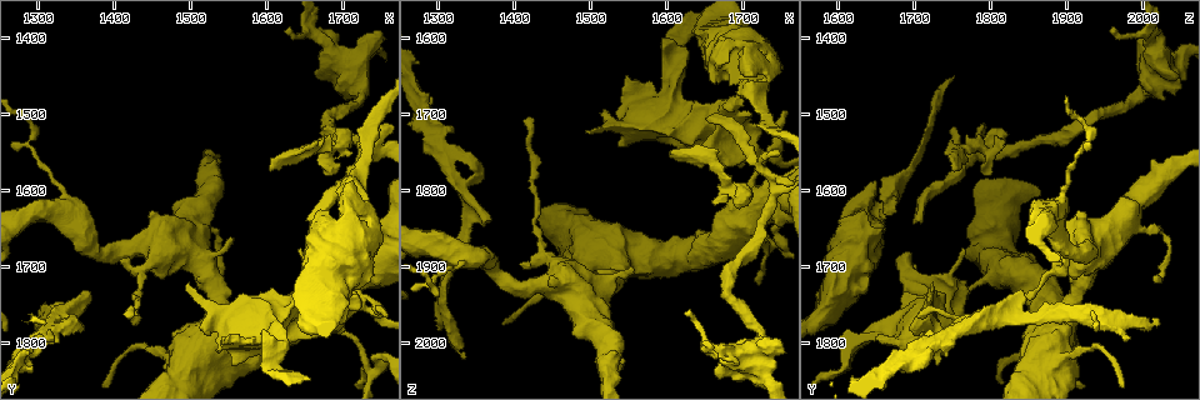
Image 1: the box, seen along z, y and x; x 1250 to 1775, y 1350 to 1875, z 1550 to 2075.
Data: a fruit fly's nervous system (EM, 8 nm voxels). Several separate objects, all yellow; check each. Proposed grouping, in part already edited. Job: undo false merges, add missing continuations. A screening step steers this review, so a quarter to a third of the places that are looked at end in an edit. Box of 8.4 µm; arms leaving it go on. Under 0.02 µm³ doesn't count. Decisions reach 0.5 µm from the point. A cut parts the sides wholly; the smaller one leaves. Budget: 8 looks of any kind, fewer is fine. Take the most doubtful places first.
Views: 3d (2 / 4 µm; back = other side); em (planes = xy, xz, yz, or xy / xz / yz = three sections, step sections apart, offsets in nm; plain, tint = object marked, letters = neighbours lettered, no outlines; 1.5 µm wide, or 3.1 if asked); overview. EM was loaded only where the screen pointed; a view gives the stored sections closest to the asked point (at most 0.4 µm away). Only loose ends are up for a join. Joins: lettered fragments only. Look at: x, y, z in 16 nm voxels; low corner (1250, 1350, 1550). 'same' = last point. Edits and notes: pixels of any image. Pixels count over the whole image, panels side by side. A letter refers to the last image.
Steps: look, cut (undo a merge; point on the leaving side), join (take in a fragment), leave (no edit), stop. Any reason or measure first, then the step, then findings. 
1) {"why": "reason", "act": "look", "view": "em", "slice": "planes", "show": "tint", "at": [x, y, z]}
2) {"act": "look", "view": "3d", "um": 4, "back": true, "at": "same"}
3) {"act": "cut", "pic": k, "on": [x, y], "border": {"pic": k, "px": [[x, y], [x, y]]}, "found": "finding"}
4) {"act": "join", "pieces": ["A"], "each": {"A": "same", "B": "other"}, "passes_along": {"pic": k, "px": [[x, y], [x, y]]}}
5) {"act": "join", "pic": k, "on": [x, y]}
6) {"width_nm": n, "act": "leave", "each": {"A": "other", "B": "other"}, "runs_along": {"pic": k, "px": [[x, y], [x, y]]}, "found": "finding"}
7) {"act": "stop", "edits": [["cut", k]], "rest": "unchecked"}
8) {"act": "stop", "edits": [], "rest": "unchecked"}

{"why": "an open end", "act": "look", "view": "em", "slice": "xy", "step": 4, "show": "tint", "at": [1610, 1575, 1750]}

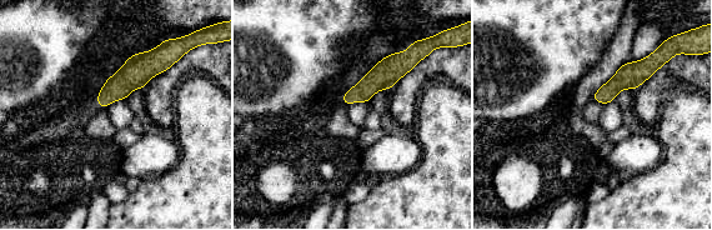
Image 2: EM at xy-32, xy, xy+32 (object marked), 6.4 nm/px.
{"act": "look", "view": "em", "slice": "xz", "step": 8, "show": "letters", "at": "same"}

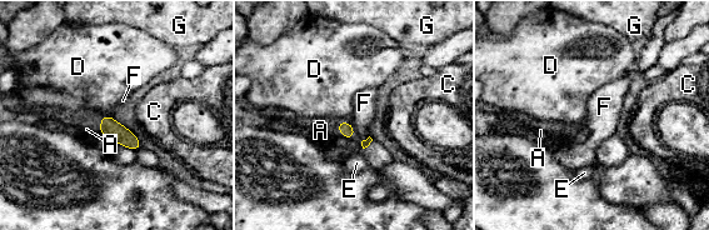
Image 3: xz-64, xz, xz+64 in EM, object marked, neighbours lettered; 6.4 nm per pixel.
{"act": "join", "pic": 3, "on": [320, 130], "each": {"A": "same", "C": "other", "D": "other", "E": "other", "F": "other", "G": "other"}, "passes_along": {"pic": 3, "px": [[344, 129], [338, 130], [320, 130]]}, "found": "the cell continues"}

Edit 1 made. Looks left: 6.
{"why": "thick end", "act": "look", "view": "3d", "um": 4, "at": [1575, 1800, 1660]}

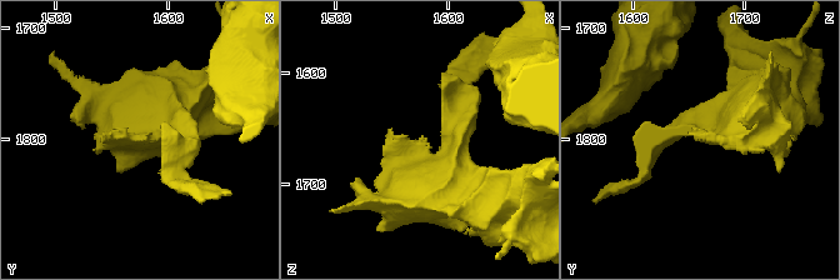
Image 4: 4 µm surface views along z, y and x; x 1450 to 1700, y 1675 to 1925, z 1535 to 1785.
{"act": "look", "view": "em", "slice": "planes", "show": "letters", "at": "same"}

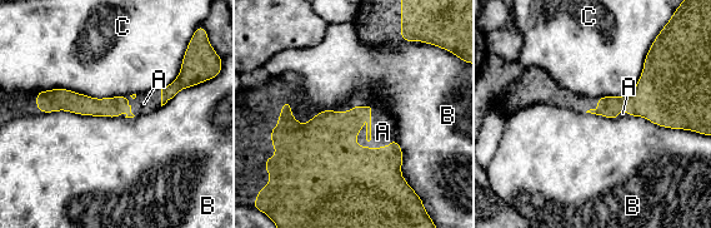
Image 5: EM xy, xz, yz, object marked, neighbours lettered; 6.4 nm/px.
{"act": "join", "pic": 5, "on": [382, 132], "each": {"A": "same", "B": "other", "C": "other"}, "found": "it goes on there"}

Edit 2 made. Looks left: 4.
{"why": "closes a loop", "act": "look", "view": "em", "slice": "xz", "step": 8, "show": "tint", "at": [1735, 1610, 1660]}

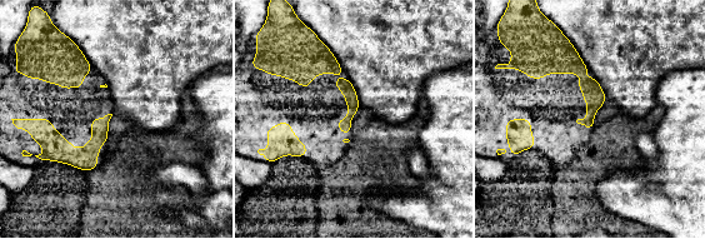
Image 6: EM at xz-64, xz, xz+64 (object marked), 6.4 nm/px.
{"why": "another direction", "act": "look", "view": "em", "slice": "xy", "step": 4, "show": "tint", "at": "same"}

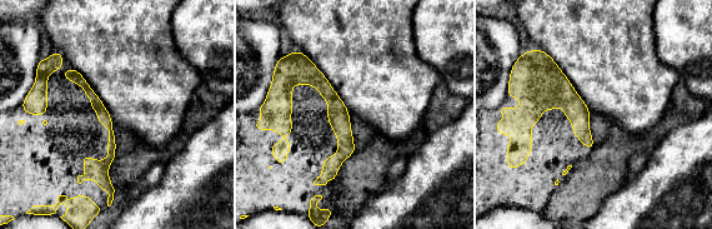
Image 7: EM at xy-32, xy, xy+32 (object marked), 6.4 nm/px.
{"act": "look", "view": "em", "slice": "xy", "step": 4, "show": "letters", "at": "same"}

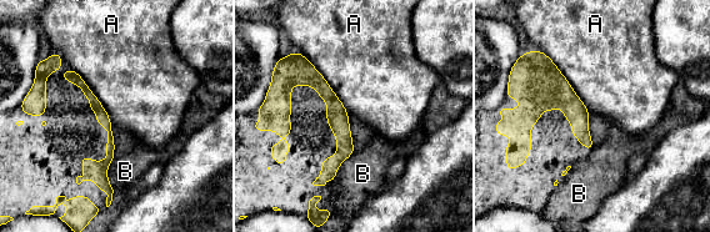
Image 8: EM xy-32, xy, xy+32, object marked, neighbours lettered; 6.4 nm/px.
{"act": "leave", "each": {"A": "other", "B": "other"}, "border": {"pic": 8, "px": [[299, 51], [324, 77], [350, 115]]}, "found": "all the same cell"}

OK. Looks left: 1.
{"why": "branch stops here", "act": "look", "view": "em", "slice": "yz", "step": 4, "show": "letters", "at": [1305, 1800, 1980]}

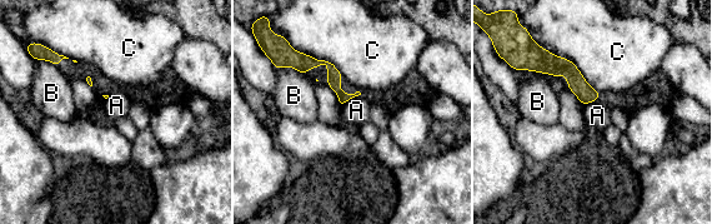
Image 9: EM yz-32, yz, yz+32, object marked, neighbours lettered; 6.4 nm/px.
{"act": "leave", "each": {"A": "other", "B": "other", "C": "other"}, "border": {"pic": 9, "px": [[360, 94], [342, 104]]}, "found": "no lettered fragment goes on from it"}

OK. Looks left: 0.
{"act": "stop", "edits": [["join", 3], ["join", 5]], "rest": "unchecked"}

